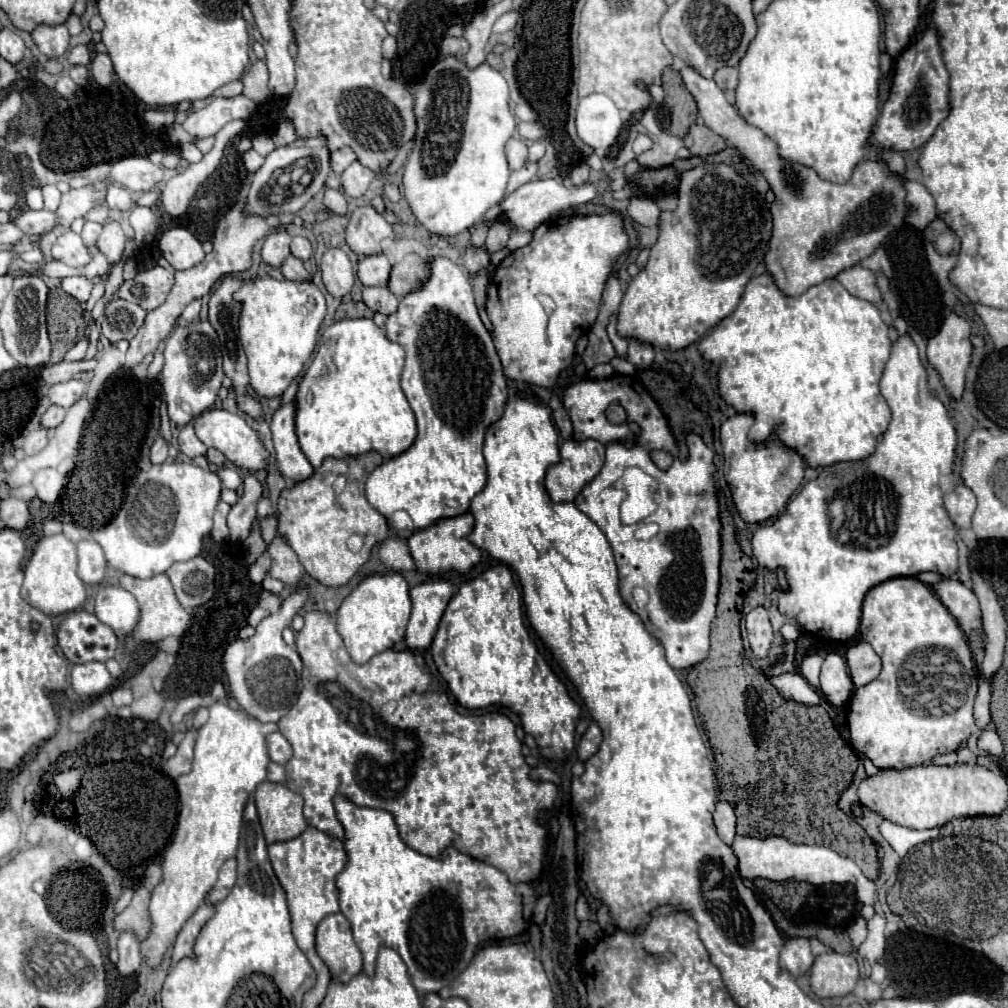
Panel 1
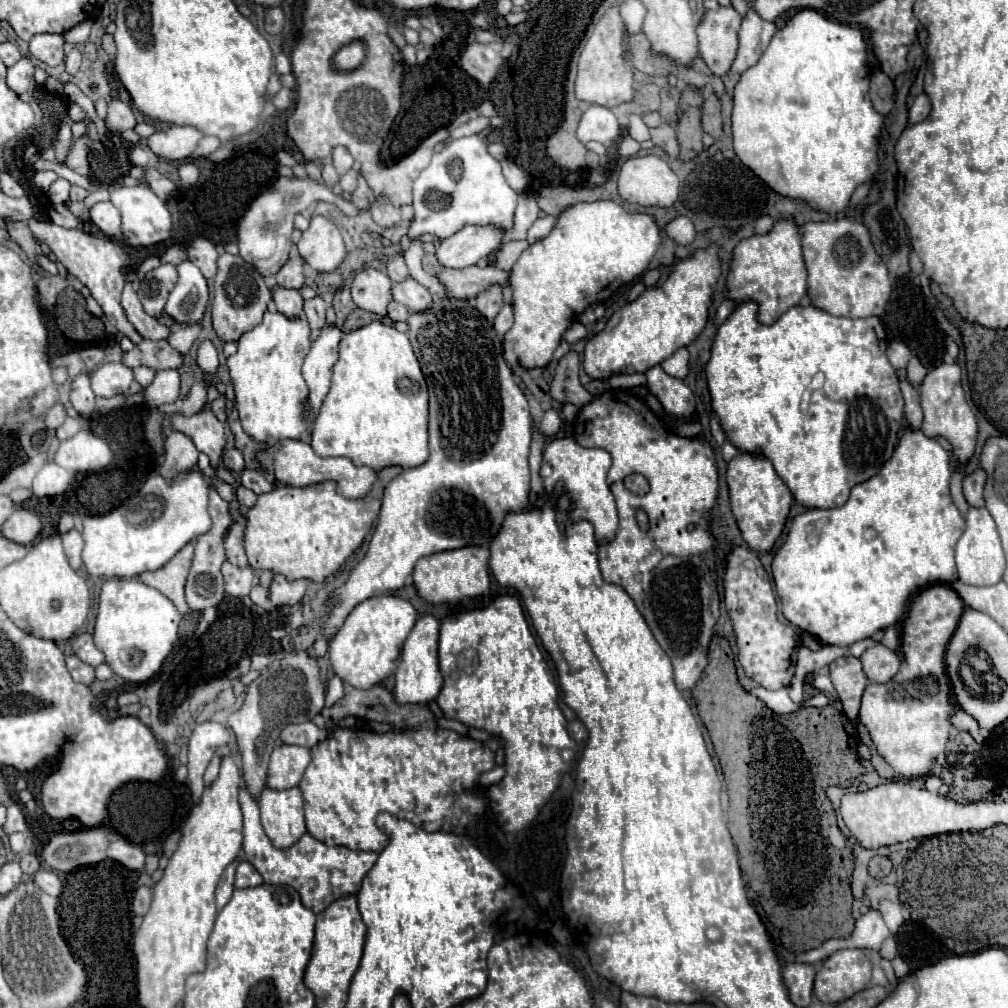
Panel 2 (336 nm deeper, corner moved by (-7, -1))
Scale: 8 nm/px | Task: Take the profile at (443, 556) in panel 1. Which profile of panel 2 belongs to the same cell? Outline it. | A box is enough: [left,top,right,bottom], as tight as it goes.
[413,546,489,604]

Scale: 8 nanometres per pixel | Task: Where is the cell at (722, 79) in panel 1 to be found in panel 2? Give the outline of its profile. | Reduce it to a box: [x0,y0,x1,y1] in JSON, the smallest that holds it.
[731,8,777,74]

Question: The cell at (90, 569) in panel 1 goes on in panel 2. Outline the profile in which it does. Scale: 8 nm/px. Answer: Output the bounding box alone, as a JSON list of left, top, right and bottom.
[59,528,83,570]

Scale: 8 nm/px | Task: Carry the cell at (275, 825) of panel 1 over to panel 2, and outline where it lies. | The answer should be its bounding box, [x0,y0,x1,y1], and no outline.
[259,788,307,848]

